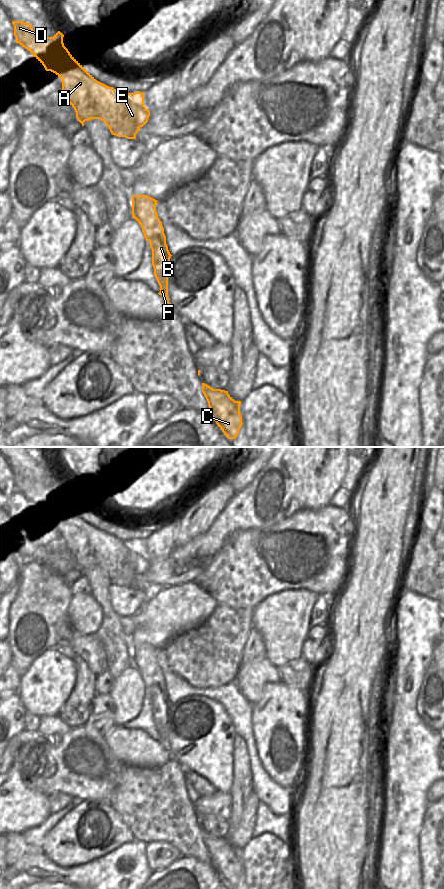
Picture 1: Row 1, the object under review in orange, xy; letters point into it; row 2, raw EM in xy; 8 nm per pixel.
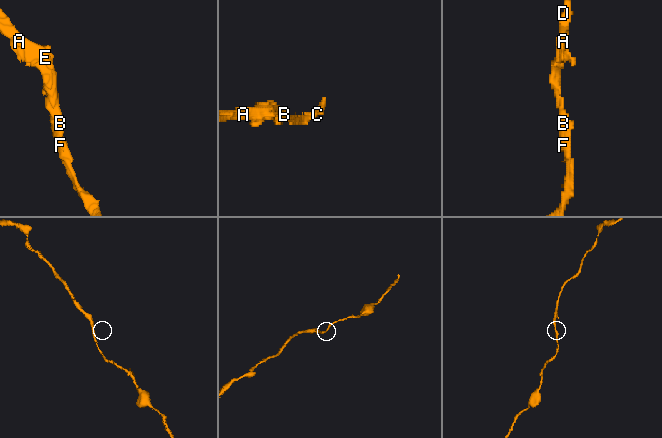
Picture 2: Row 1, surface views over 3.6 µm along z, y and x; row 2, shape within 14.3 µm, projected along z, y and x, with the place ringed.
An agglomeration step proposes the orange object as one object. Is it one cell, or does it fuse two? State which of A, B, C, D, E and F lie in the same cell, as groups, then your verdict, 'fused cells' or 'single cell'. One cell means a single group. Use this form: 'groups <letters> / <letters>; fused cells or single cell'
groups A B C D E F; single cell

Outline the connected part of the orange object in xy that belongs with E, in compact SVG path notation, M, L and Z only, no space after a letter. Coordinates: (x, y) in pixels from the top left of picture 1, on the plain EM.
M12 469L16 491L27 497L45 516L55 521L62 528L62 541L66 549L74 556L77 568L84 574L85 569L99 567L109 576L112 583L136 587L140 575L150 564L144 554L144 541L121 541L97 529L64 494L64 483L58 479L53 485L43 485L34 480L29 471Z

